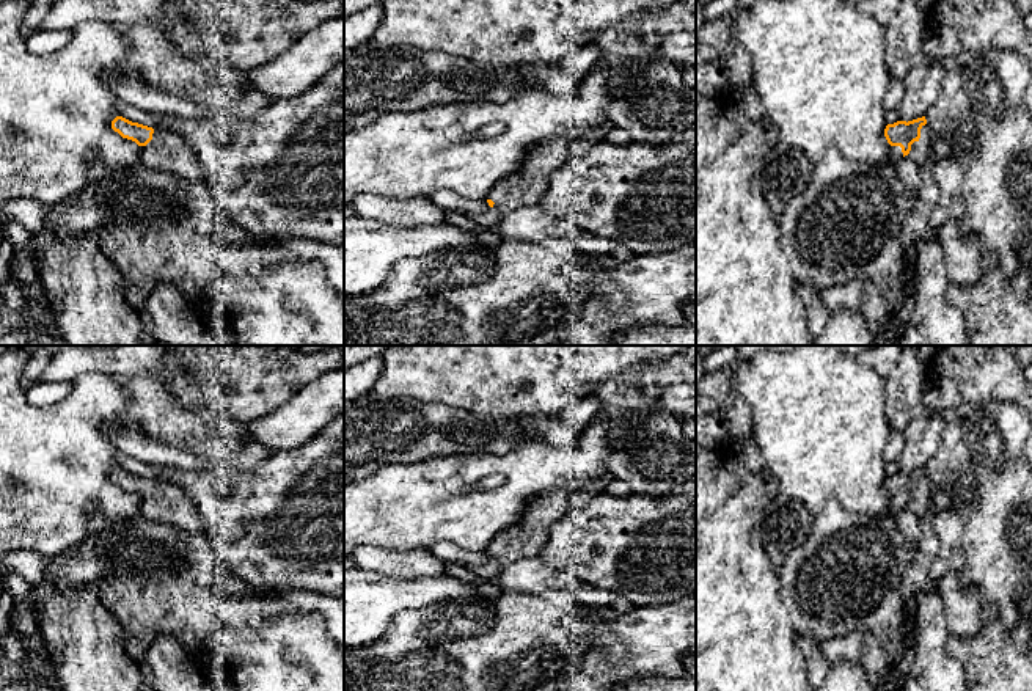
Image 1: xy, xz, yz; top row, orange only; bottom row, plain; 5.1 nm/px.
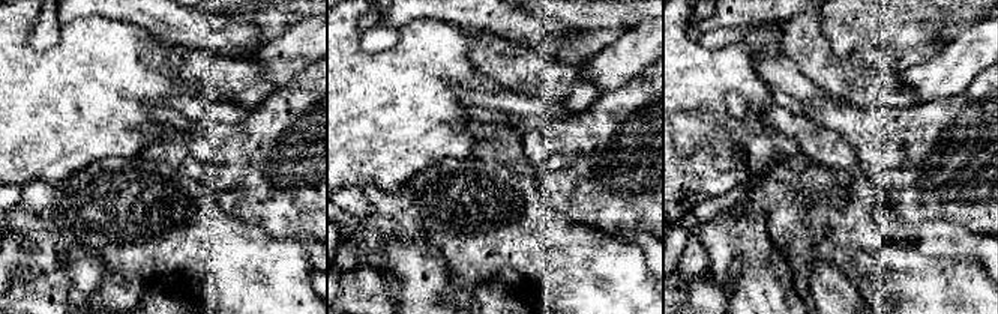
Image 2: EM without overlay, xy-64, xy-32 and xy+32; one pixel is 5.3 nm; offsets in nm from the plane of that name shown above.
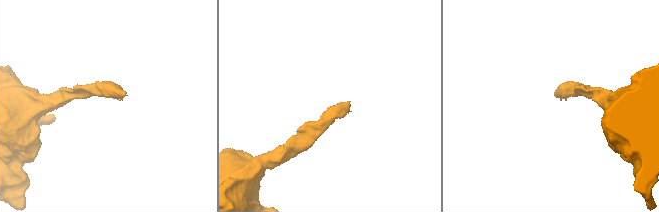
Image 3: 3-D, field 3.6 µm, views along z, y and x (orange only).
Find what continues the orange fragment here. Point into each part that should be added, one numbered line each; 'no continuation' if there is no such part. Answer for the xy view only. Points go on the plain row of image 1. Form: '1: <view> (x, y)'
1: xy (167, 503)

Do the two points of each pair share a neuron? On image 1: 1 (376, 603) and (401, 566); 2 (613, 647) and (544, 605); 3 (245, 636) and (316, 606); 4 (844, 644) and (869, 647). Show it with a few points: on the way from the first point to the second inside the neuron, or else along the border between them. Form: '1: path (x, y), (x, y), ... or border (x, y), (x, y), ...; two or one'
1: border (360, 569), (402, 580), (429, 578); two
2: border (591, 644), (586, 652); two
3: border (264, 599), (267, 614), (319, 614), (327, 630); two
4: path (850, 647), (863, 647); one

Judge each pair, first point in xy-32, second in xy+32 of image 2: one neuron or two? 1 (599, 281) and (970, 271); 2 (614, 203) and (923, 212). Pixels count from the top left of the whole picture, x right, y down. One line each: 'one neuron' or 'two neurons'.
1: one neuron
2: one neuron

